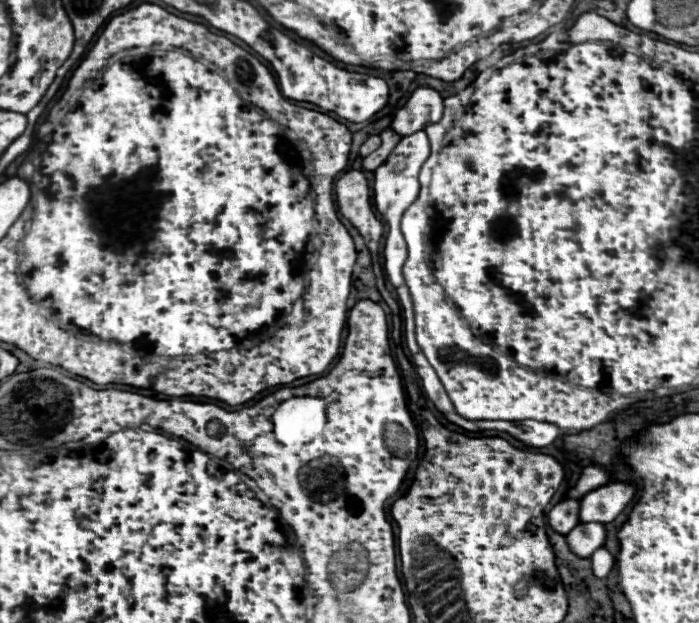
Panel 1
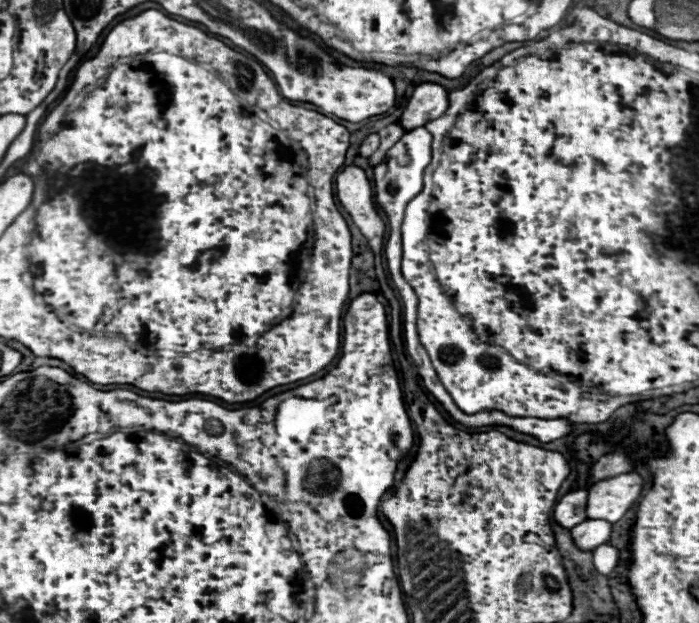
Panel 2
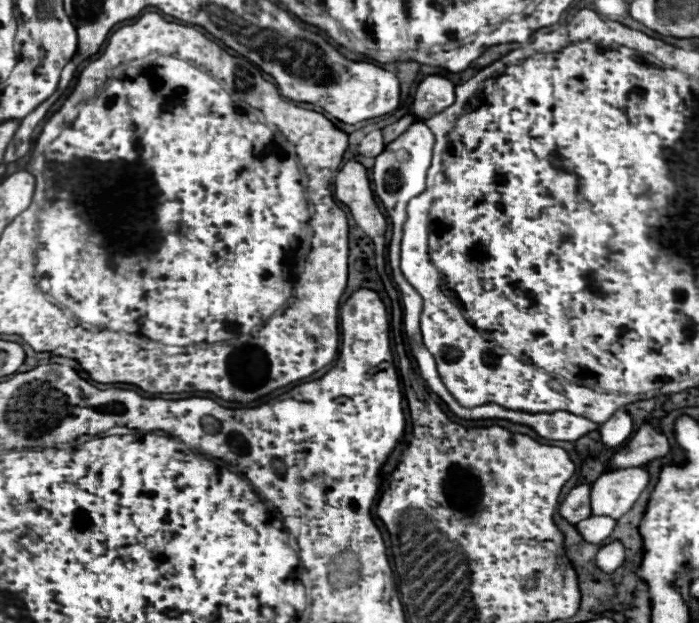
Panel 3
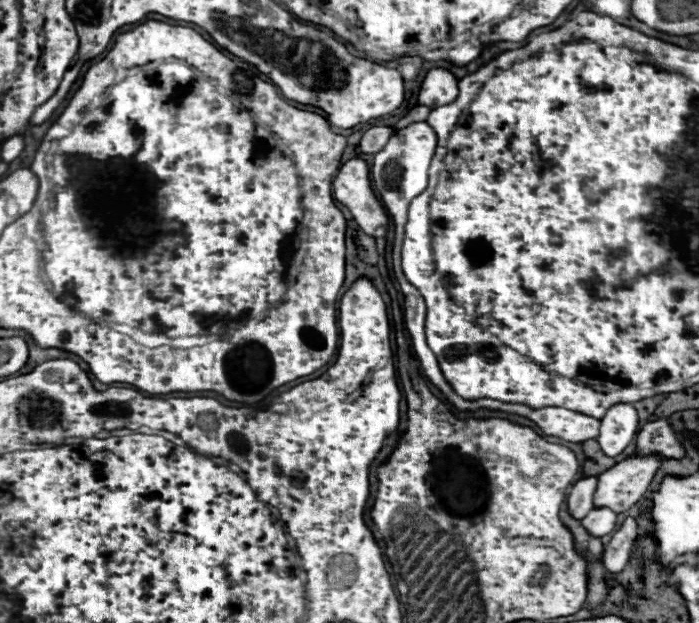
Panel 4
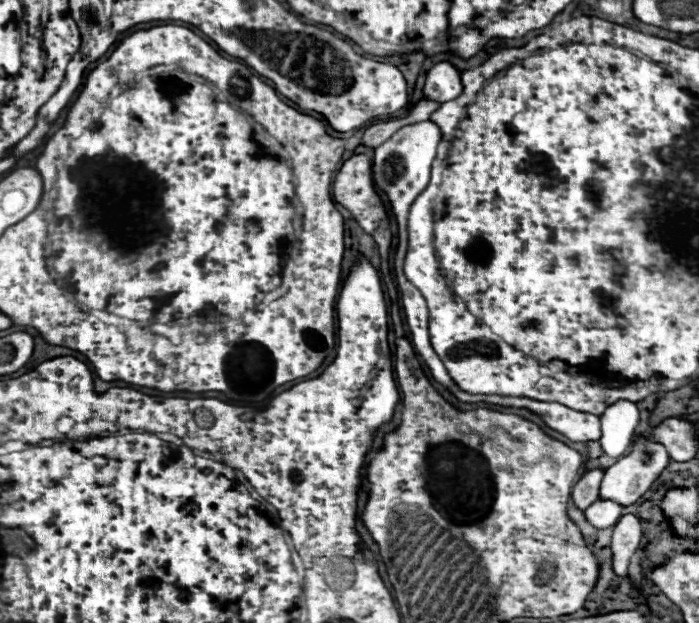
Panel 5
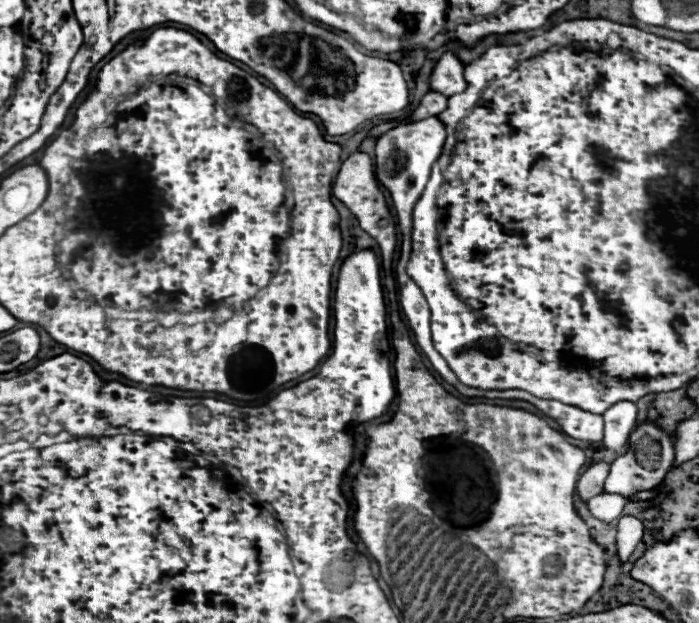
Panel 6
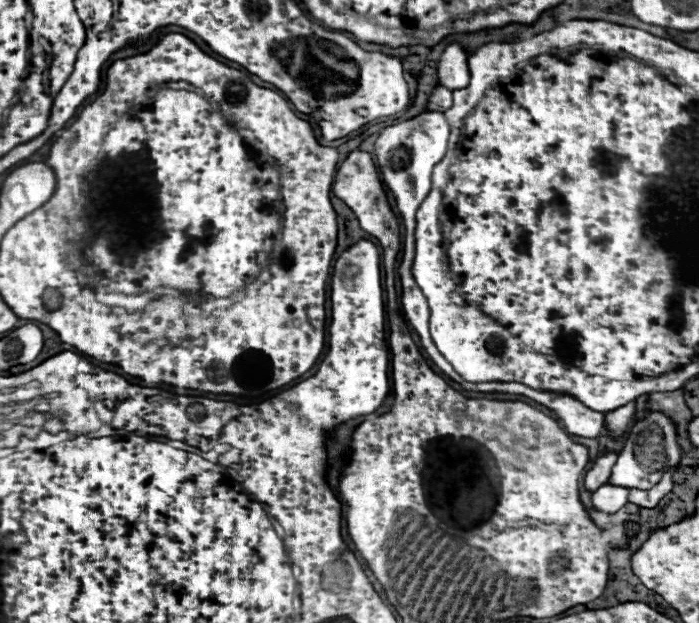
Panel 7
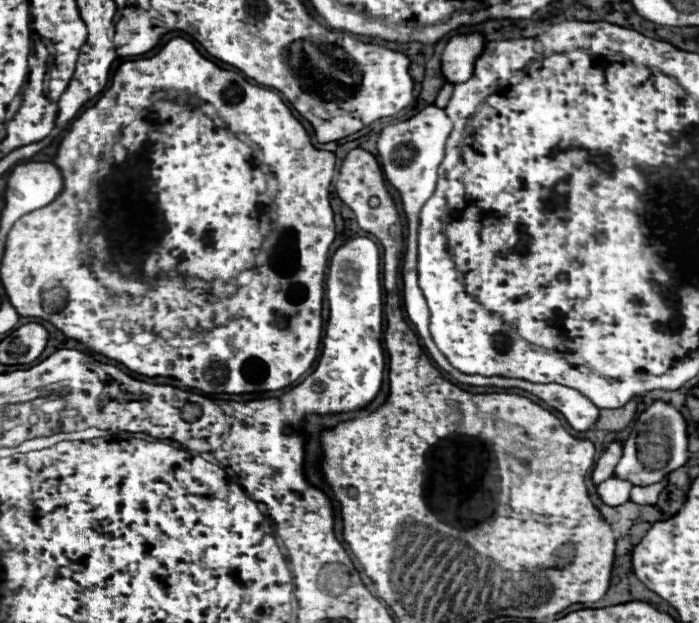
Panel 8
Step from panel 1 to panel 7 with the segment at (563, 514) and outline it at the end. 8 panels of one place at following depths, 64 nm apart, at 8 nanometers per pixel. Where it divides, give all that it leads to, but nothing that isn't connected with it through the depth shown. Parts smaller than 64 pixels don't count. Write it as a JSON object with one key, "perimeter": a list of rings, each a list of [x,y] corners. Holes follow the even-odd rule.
{"perimeter":[[[608,452],[608,454],[600,456],[600,458],[594,462],[594,466],[586,472],[586,476],[584,476],[584,486],[586,486],[588,490],[596,492],[602,484],[606,484],[608,478],[610,478],[610,474],[612,474],[612,466],[616,464],[616,460],[618,460],[618,452]]]}

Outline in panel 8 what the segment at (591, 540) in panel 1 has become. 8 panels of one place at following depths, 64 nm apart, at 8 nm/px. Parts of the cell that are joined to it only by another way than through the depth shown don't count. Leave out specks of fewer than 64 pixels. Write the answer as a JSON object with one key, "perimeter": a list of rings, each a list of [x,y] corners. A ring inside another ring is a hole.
{"perimeter":[[[610,476],[608,480],[604,480],[602,484],[598,484],[598,496],[604,504],[608,506],[618,506],[624,504],[630,498],[630,490],[634,486],[628,480],[618,480],[616,476]]]}

